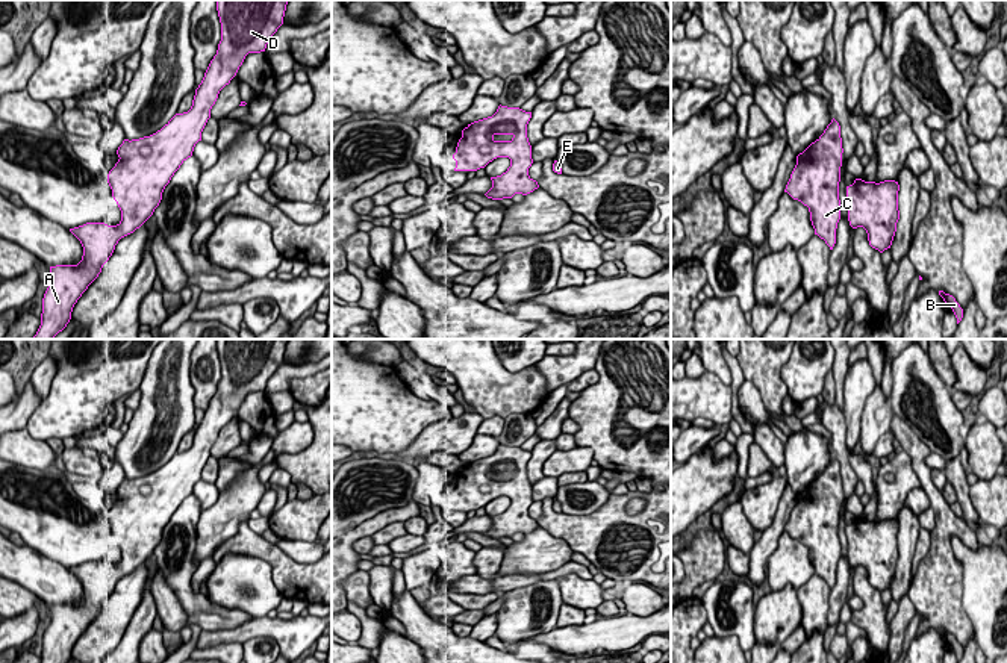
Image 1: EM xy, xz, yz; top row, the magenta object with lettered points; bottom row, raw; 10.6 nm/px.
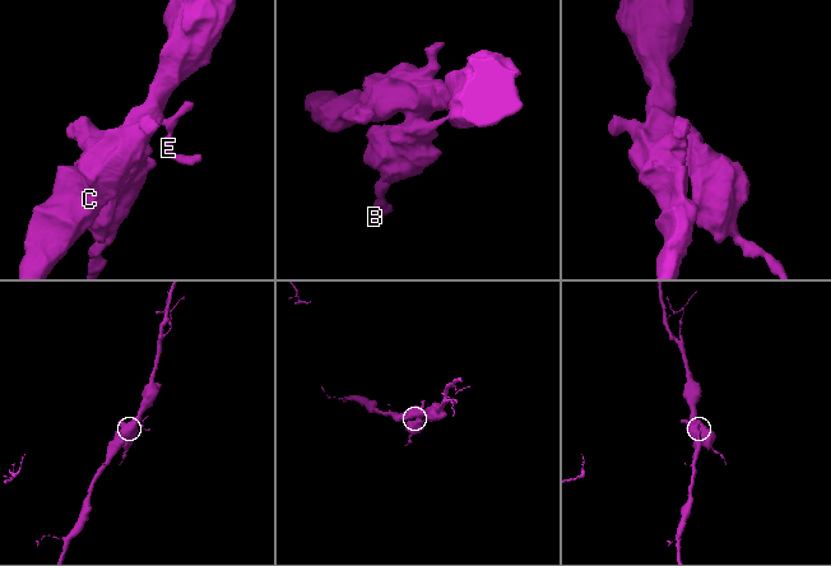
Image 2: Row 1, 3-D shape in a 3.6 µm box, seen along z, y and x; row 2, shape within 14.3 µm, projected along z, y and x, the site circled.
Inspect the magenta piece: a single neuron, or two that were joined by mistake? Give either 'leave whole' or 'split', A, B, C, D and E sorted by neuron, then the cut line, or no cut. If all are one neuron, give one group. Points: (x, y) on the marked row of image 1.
leave whole | A B C D E | no cut

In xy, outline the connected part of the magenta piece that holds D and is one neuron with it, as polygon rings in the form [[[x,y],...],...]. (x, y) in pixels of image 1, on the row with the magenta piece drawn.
[[[217,0],[221,41],[188,112],[176,114],[161,130],[124,139],[118,162],[108,174],[112,197],[121,210],[117,226],[86,223],[70,229],[83,247],[77,265],[50,266],[51,280],[42,298],[41,325],[32,339],[53,339],[71,319],[77,300],[98,277],[118,241],[139,229],[162,200],[180,165],[192,156],[210,118],[220,91],[236,76],[248,53],[265,51],[283,24],[289,0]]]

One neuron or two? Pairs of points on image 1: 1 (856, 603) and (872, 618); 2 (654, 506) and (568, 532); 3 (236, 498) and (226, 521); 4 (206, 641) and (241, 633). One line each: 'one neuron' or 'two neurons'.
1: two neurons
2: one neuron
3: one neuron
4: one neuron

